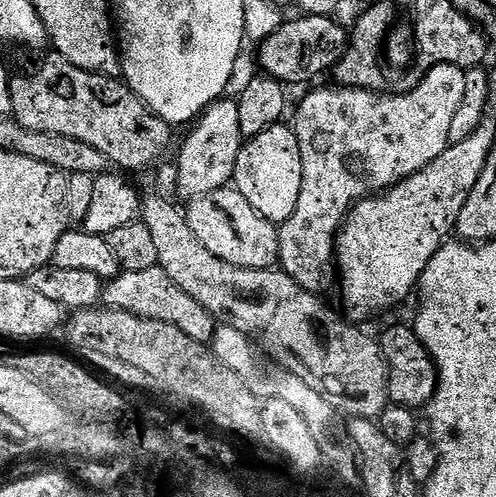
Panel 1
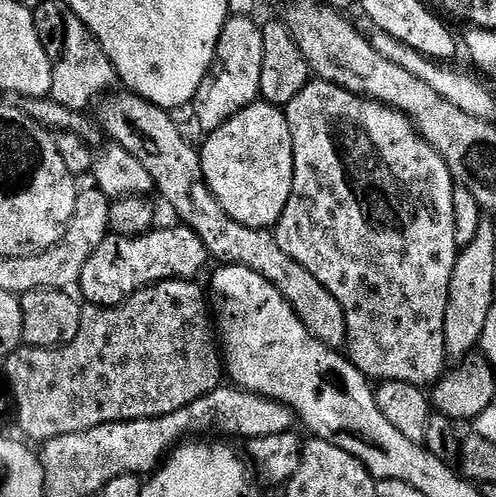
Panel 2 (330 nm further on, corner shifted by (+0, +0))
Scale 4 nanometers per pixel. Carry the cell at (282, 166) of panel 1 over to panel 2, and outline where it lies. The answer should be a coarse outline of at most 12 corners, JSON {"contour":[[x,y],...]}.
{"contour":[[263,102],[207,133],[222,210],[275,229],[294,186],[285,109]]}

